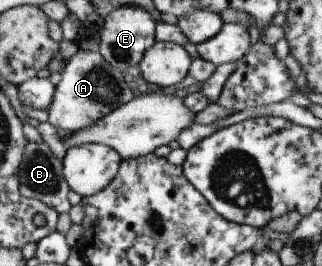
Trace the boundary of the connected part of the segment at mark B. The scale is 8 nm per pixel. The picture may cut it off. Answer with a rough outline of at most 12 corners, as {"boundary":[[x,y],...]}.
{"boundary":[[27,142],[18,192],[57,214],[70,209],[62,164],[45,142]]}

